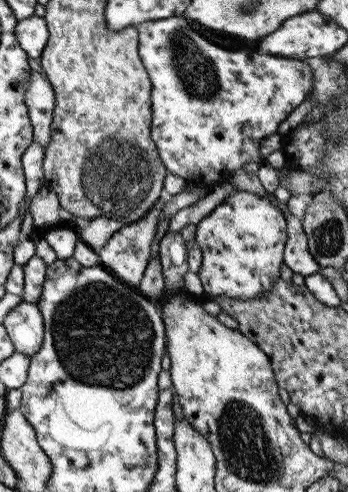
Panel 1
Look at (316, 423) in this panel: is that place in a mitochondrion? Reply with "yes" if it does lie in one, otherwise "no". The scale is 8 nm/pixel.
no

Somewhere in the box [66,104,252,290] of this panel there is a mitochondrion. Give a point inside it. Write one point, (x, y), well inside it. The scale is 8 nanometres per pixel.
(115, 176)

